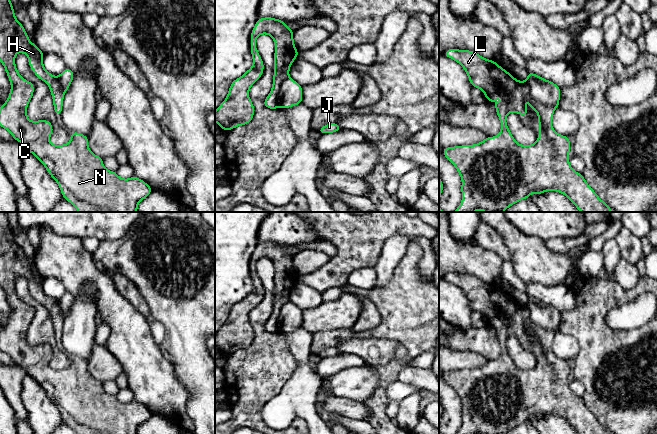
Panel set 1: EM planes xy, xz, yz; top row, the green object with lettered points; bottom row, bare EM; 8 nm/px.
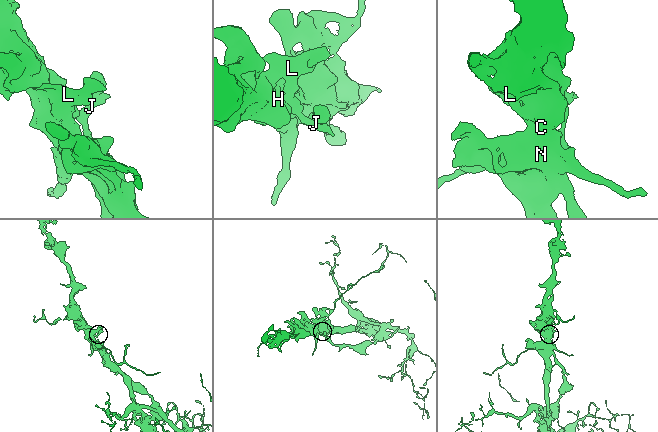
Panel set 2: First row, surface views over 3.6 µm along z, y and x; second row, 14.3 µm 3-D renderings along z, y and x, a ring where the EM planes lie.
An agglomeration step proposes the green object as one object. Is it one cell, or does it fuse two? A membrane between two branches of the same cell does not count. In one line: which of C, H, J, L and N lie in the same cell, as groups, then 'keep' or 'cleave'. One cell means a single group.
groups C H L N / J; cleave

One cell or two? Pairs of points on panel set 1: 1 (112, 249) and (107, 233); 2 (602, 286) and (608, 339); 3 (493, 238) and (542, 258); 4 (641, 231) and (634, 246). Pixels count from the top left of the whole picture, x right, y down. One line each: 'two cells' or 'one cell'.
1: two cells
2: one cell
3: two cells
4: two cells

